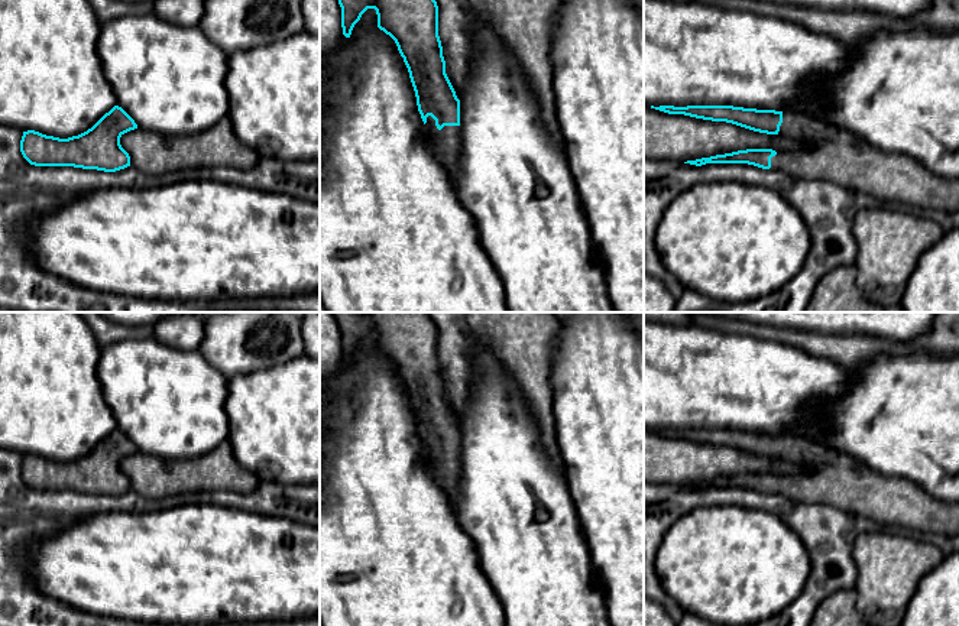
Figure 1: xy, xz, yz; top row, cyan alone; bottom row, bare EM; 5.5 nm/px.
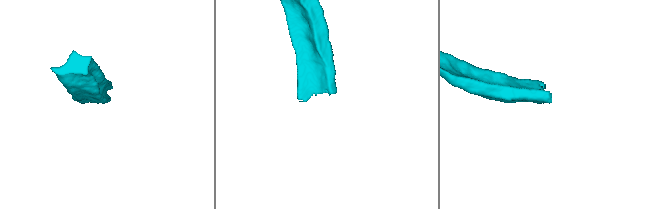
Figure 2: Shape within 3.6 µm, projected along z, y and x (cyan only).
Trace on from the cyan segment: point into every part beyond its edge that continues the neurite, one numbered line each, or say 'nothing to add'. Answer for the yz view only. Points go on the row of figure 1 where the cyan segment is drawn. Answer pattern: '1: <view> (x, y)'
1: yz (832, 153)

